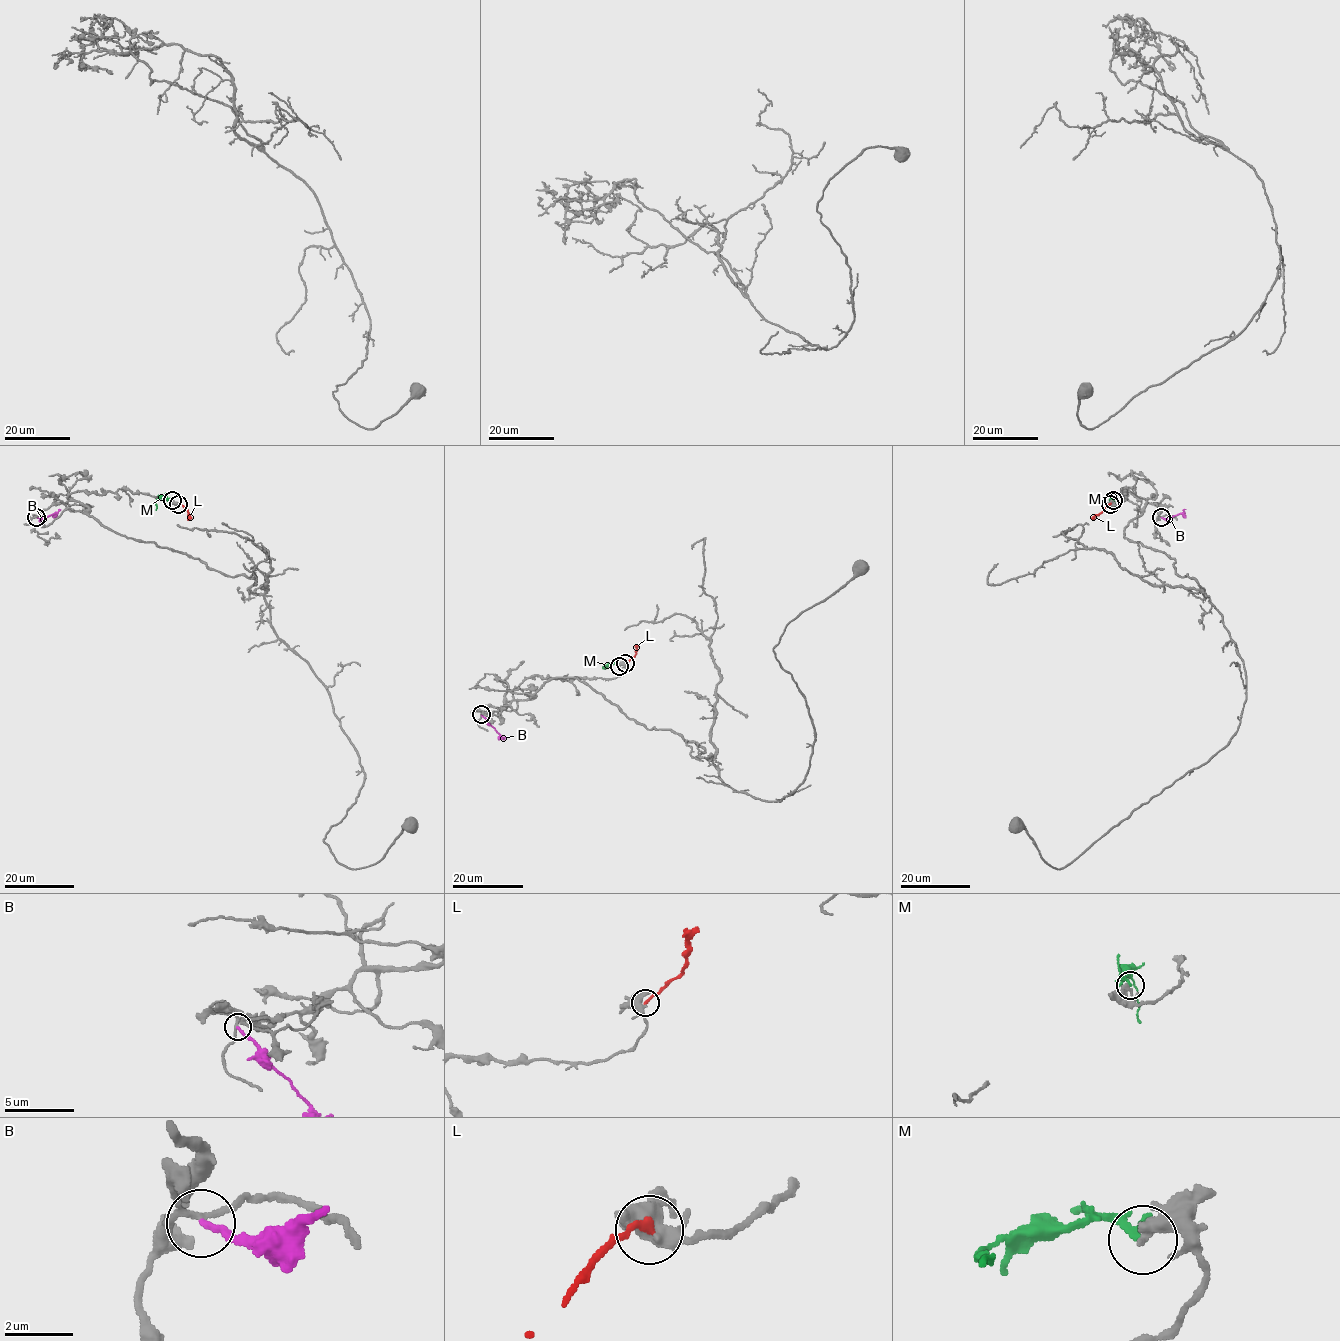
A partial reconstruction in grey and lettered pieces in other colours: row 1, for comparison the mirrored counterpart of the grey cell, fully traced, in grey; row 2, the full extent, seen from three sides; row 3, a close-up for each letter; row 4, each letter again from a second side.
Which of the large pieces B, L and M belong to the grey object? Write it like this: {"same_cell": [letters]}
{"same_cell": ["L"]}

